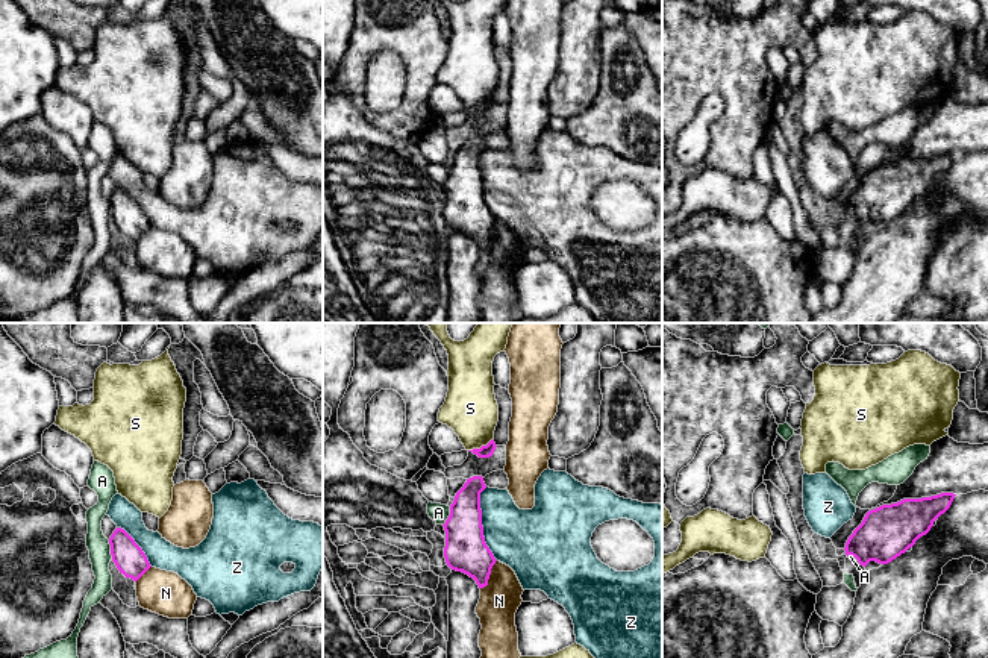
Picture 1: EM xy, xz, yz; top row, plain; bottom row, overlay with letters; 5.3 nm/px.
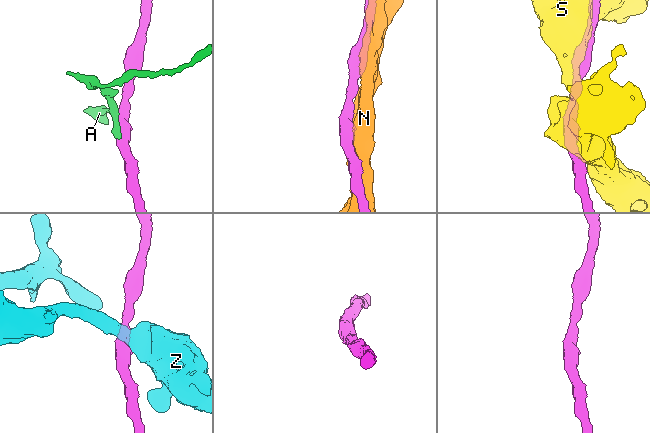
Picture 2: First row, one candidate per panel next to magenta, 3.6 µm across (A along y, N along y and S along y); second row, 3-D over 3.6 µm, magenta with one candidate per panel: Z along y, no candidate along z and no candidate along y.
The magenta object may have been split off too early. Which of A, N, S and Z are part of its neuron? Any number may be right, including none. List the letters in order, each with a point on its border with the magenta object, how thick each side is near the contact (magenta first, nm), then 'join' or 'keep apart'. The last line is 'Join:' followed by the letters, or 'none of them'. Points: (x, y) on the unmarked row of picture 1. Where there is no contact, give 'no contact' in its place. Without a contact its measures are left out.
A: meets magenta in xy at (111, 209); 160 nm thick on the magenta side, 120 nm on the other; keep apart
N: meets magenta in xz at (490, 234); 220 nm thick on the magenta side, 220 nm on the other; keep apart
S: meets magenta in xz at (482, 106); 70 nm thick on the magenta side, 280 nm on the other; keep apart
Z: meets magenta in xz at (481, 184); 220 nm thick on the magenta side, 320 nm on the other; keep apart
Join: none of them

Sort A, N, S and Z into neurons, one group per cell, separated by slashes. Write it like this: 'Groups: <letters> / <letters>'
Groups: A / N / S / Z

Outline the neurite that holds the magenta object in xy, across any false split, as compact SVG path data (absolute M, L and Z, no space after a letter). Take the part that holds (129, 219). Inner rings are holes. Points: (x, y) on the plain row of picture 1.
M121 188L109 199L112 221L120 233L135 243L152 227L142 209Z

